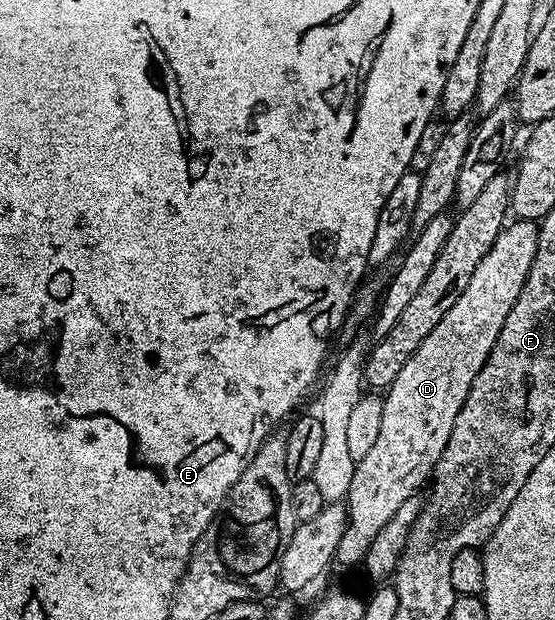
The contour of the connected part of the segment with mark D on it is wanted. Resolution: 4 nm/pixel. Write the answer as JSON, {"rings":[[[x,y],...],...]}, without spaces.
{"rings":[[[515,219],[504,224],[497,243],[477,263],[457,303],[425,336],[386,390],[382,398],[381,431],[369,455],[355,462],[353,483],[345,498],[348,528],[335,552],[338,564],[355,565],[358,561],[360,564],[379,532],[397,515],[401,503],[416,496],[419,488],[428,484],[449,443],[453,423],[457,423],[457,411],[461,411],[473,379],[485,367],[493,343],[497,343],[497,335],[501,335],[501,327],[505,327],[505,319],[509,319],[509,311],[513,311],[513,303],[517,303],[517,295],[525,287],[529,267],[533,267],[537,255],[538,238],[536,222]]]}

